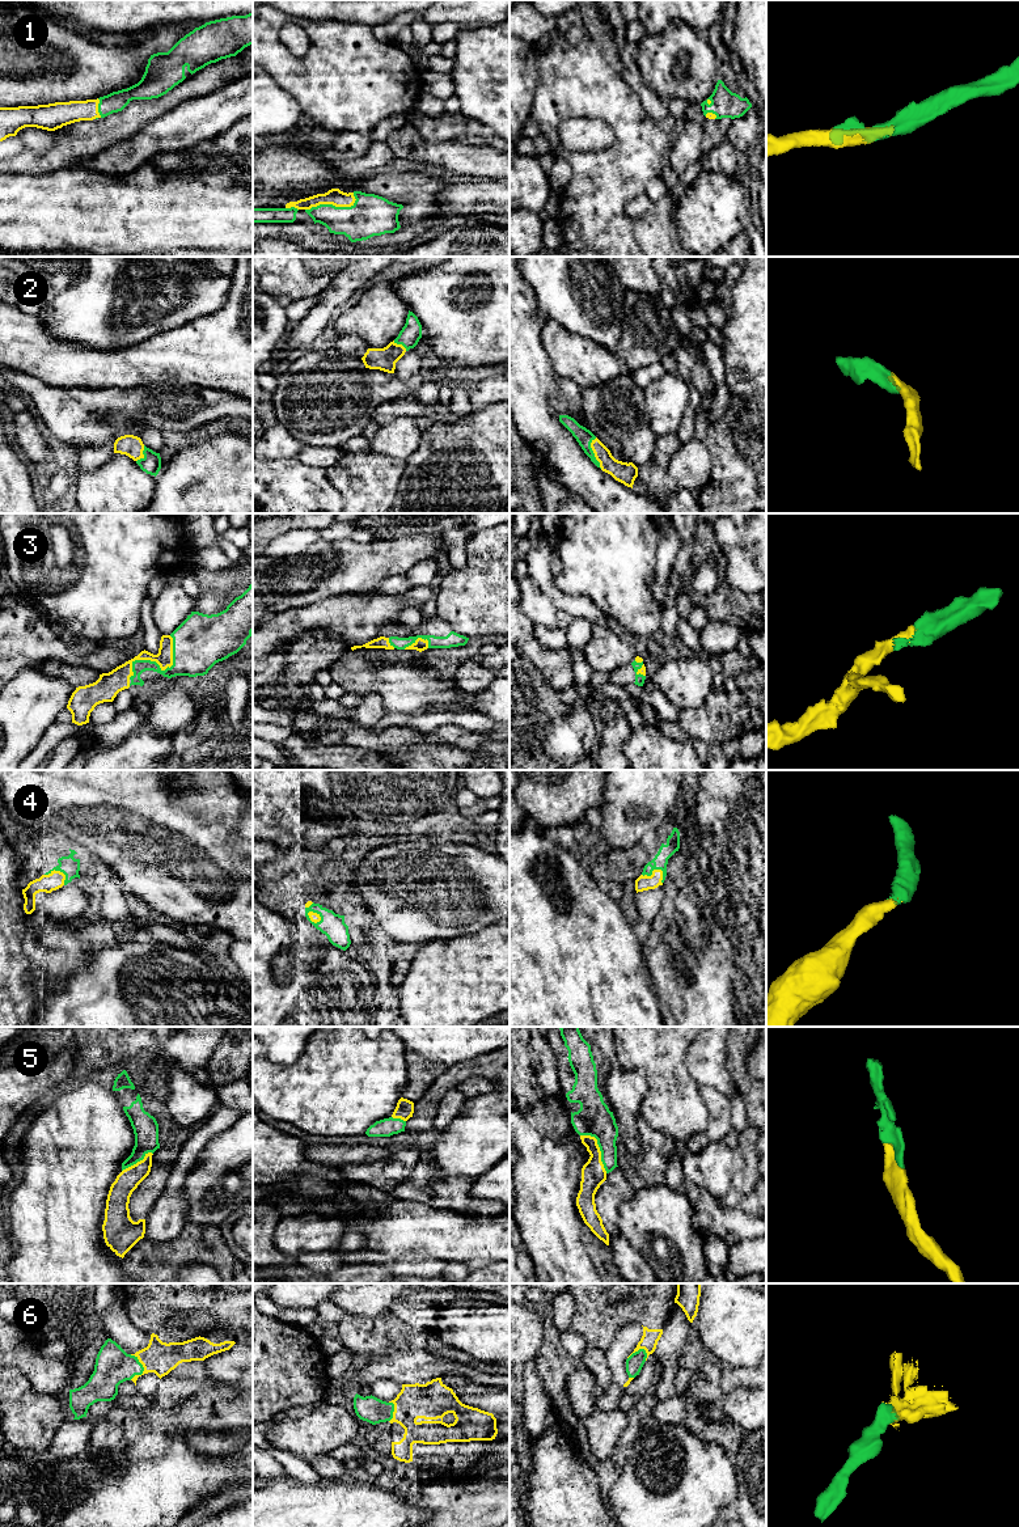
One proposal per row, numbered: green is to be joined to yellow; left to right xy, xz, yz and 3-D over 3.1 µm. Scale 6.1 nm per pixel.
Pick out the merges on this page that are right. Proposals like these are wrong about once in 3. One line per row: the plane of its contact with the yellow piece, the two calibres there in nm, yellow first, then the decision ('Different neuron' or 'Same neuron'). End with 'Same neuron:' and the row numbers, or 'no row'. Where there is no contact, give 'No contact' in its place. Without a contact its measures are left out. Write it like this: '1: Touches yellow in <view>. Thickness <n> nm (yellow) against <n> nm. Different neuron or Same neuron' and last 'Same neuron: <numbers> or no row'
1: Touches yellow in xz. Thickness 100 nm (yellow) against 240 nm. Same neuron
2: Touches yellow in yz. Thickness 130 nm (yellow) against 100 nm. Same neuron
3: Touches yellow in xy. Thickness 130 nm (yellow) against 280 nm. Same neuron
4: Touches yellow in yz. Thickness 100 nm (yellow) against 90 nm. Same neuron
5: Touches yellow in yz. Thickness 150 nm (yellow) against 220 nm. Same neuron
6: Touches yellow in xy. Thickness 200 nm (yellow) against 220 nm. Same neuron
Same neuron: 1, 2, 3, 4, 5, 6

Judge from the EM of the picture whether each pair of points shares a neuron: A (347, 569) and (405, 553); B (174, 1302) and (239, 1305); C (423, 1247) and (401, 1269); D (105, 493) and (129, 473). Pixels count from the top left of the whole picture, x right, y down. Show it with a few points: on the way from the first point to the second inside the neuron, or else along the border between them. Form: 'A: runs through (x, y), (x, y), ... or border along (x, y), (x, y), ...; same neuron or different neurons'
A: runs through (362, 567), (377, 559), (390, 558); same neuron
B: runs through (190, 1302), (216, 1302), (223, 1305); same neuron
C: border along (383, 1256), (419, 1256), (444, 1263); different neurons
D: runs through (110, 491), (123, 478); same neuron

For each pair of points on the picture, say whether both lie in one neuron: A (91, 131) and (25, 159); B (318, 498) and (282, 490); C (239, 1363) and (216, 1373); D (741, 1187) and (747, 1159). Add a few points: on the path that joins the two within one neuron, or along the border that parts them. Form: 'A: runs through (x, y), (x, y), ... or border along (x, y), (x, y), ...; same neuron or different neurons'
A: runs through (75, 147), (51, 161), (41, 161); same neuron
B: runs through (309, 498), (291, 498); same neuron
C: runs through (233, 1369), (222, 1369); same neuron
D: runs through (744, 1180), (747, 1166); same neuron

